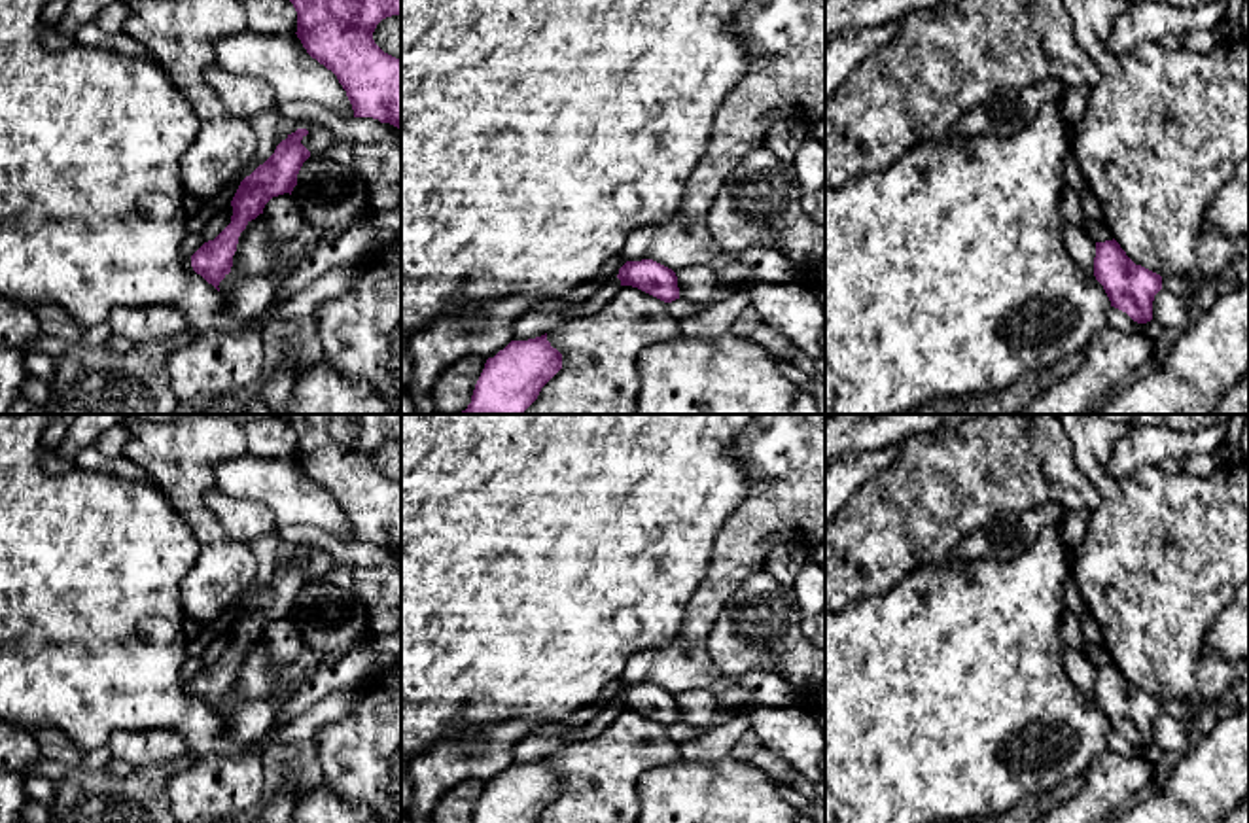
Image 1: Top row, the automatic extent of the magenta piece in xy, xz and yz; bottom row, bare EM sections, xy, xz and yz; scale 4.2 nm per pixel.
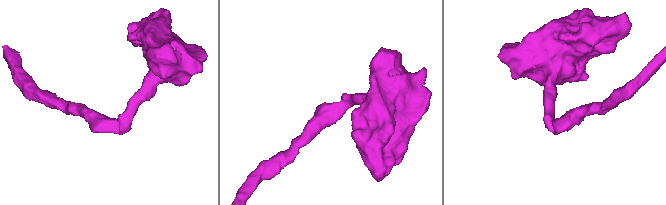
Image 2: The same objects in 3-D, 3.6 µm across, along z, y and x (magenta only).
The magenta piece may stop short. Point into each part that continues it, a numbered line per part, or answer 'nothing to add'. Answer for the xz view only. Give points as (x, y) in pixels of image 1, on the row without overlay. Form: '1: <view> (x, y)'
nothing to add

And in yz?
nothing to add

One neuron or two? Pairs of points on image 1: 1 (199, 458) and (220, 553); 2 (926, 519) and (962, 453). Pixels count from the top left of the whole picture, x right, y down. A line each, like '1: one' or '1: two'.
1: one
2: one

